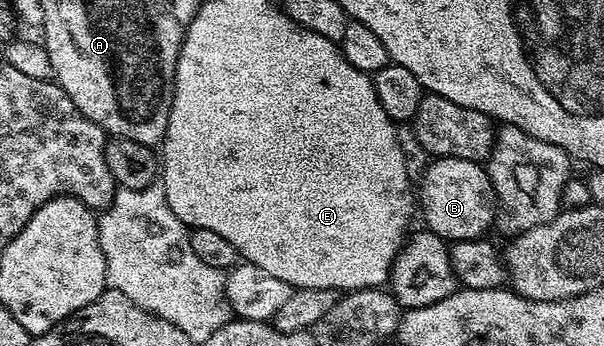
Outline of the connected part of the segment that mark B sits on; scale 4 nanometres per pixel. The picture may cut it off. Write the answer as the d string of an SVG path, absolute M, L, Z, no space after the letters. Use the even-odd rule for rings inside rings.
M461 157L432 158L417 183L417 207L421 215L423 211L426 230L437 233L445 241L484 238L495 221L495 192L491 189L486 166Z

